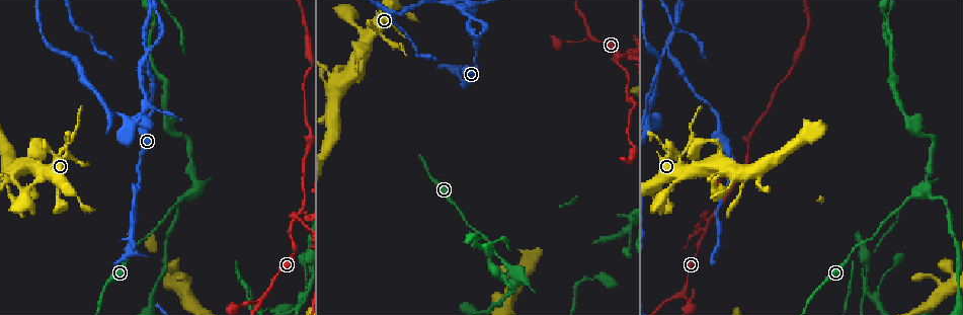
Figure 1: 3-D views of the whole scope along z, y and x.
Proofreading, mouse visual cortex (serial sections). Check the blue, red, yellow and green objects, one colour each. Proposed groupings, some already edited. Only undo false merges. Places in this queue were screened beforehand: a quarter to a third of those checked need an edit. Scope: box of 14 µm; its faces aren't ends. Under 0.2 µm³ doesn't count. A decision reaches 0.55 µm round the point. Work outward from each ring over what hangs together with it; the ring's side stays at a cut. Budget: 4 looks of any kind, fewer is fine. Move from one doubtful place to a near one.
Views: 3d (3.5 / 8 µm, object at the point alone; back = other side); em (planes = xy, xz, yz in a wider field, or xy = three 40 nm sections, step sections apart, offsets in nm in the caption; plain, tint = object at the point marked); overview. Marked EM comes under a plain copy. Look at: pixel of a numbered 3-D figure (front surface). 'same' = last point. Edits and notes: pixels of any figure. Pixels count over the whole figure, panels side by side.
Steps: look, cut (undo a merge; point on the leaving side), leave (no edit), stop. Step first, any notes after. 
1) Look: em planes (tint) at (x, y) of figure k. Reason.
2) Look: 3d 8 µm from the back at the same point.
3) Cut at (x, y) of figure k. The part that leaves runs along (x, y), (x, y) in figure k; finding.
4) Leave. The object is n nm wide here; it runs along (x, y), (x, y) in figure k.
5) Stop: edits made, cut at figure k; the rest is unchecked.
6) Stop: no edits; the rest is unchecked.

Look: 3d 3.5 µm at (591, 38) of figure 1. Branch point.

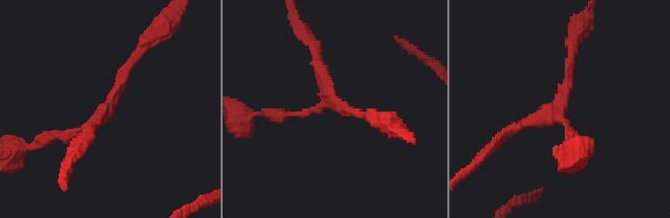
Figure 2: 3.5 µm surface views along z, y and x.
Look: em xy step 3 (tint) at (332, 99) of figure 2. 3 arms meet here; the arms are 100, 150, 150 nm wide.

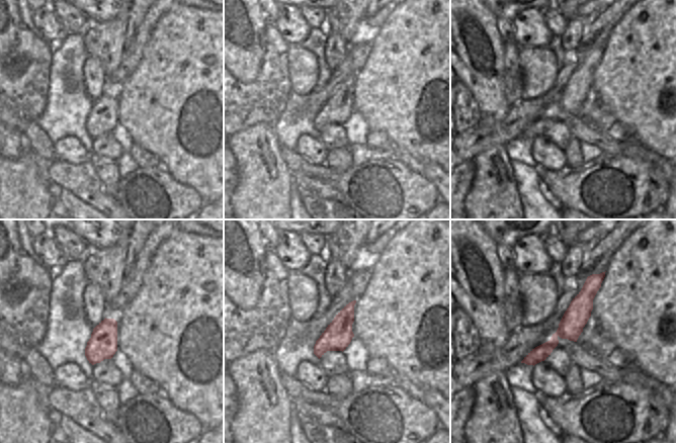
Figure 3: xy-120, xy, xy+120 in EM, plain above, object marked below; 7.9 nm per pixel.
Leave. It runs along (597, 277), (575, 319), (527, 361) in figure 3; all the same cell.

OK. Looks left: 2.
Look: 3d 3.5 µm at (706, 221) of figure 1.

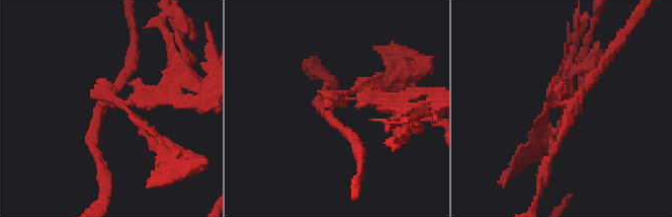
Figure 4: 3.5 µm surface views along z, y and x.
Look: em planes (tint) at (325, 111) of figure 4. 4 arms meet here; the arms are 150, 150, 150, 150 nm wide.

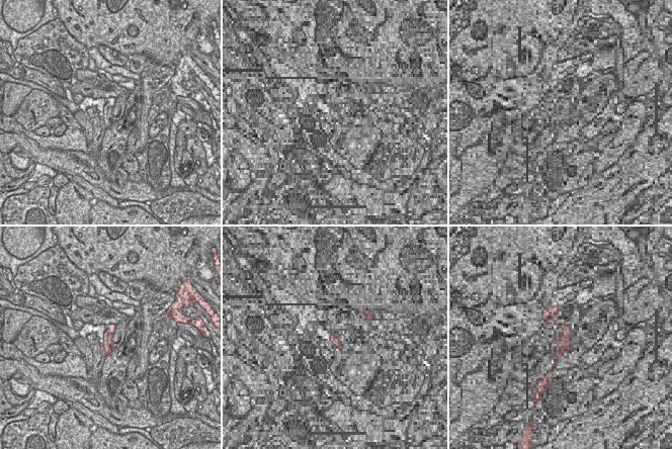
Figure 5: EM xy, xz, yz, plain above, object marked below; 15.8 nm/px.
Cut at (365, 99) of figure 4. The part that leaves runs along (334, 104), (382, 81), (385, 58) in figure 4; two cells meet here.

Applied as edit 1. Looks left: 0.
Stop: edits made, cut at figure 4; the rest is unchecked.

